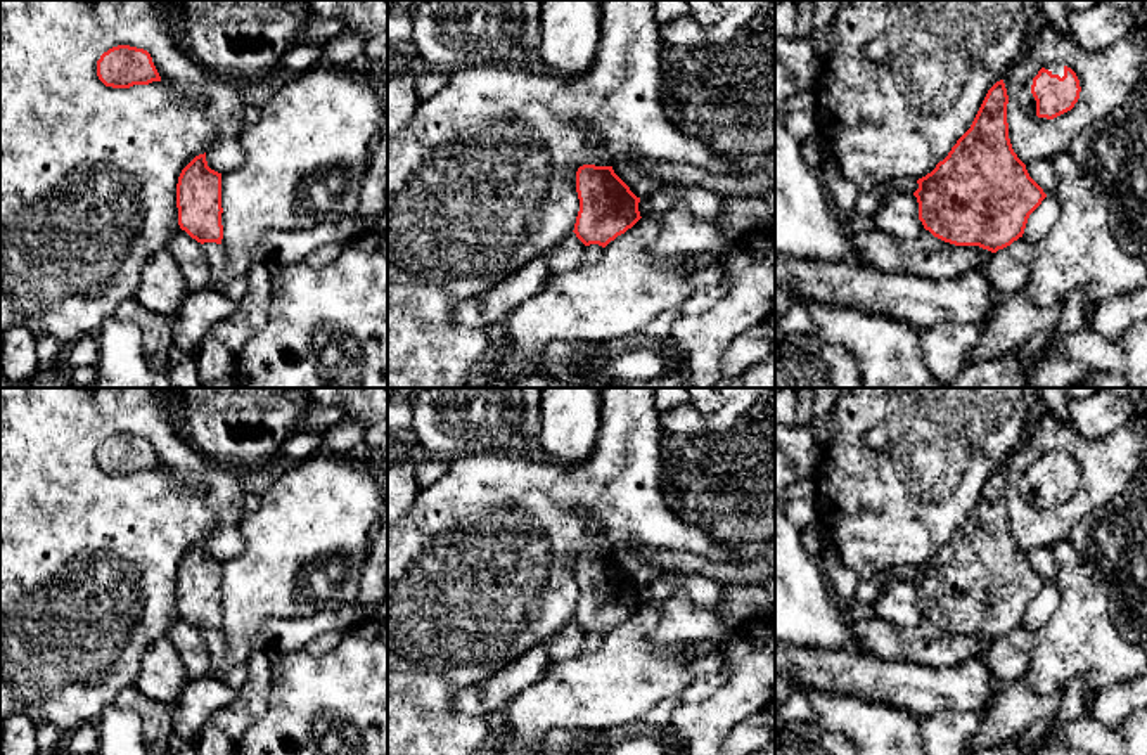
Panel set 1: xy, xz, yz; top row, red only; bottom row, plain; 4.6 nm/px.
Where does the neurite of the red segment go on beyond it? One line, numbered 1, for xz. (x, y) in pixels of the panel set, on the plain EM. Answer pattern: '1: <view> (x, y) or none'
1: none

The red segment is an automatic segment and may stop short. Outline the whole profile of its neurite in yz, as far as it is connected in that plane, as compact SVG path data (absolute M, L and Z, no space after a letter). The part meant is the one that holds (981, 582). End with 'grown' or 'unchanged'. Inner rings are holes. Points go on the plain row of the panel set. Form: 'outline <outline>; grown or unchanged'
outline M1003 468L986 481L971 516L957 528L948 544L926 565L913 580L919 608L934 625L955 634L979 634L991 641L1022 625L1029 603L1047 585L1029 565L1009 526L1009 483Z; unchanged

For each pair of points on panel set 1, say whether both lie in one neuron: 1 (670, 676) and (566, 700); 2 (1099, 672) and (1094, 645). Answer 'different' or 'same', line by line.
1: same
2: same

